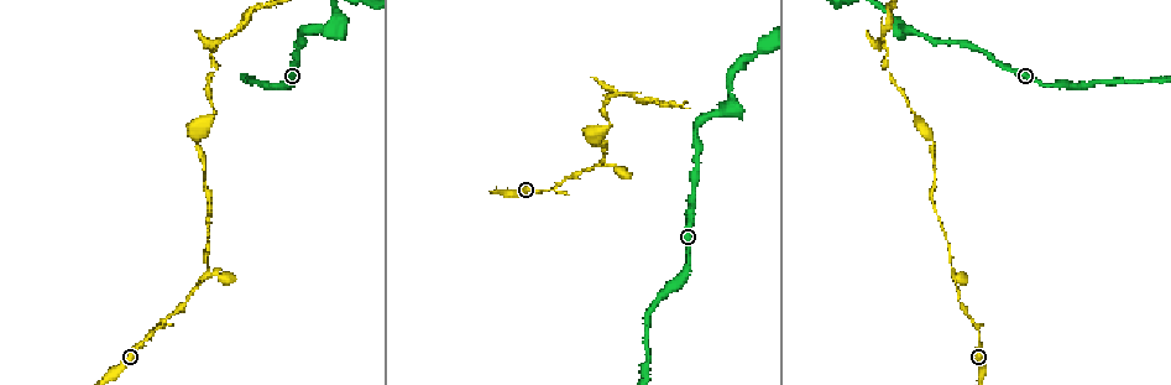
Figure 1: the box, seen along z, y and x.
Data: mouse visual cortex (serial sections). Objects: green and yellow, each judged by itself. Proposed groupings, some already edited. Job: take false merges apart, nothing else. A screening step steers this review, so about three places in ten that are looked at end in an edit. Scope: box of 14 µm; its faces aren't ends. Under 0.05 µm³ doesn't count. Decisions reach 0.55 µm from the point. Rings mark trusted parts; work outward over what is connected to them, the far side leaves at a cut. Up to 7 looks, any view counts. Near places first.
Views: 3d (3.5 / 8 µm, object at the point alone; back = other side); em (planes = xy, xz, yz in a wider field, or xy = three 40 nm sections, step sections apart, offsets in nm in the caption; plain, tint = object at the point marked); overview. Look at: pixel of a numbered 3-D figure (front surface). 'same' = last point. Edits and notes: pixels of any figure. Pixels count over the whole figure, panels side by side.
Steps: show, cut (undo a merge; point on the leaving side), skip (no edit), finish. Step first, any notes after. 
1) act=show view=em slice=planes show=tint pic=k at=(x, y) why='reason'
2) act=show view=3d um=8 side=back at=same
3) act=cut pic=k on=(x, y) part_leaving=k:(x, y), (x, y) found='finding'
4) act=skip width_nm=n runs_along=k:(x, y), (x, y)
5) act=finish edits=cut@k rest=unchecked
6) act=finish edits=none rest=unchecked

act=show view=3d um=3.5 pic=1 at=(726, 112) why='thin neck'

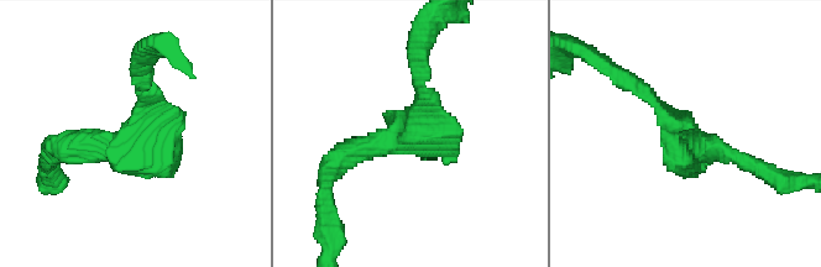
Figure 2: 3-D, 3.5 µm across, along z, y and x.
act=show view=em slice=xy step=3 show=tint pic=2 at=(411, 135) why='need the tissue'

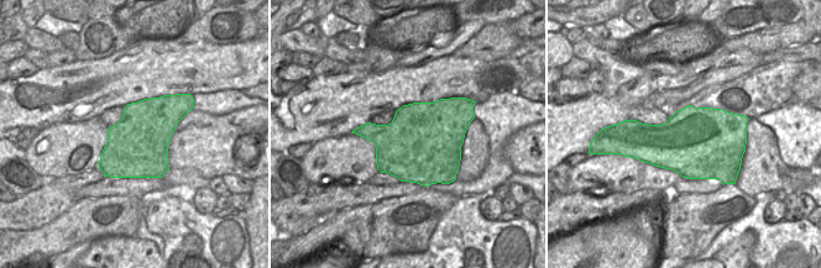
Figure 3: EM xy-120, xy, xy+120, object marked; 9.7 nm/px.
act=skip runs_along=2:(335, 165), (419, 130), (419, 79) found='continuous, no second cell'

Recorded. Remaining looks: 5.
act=show view=em slice=xy step=5 show=tint pic=1 at=(599, 165)

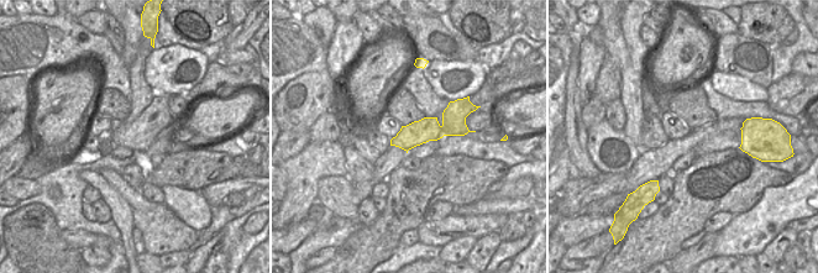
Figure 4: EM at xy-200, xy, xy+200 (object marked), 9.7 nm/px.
act=show view=3d um=3.5 at=same

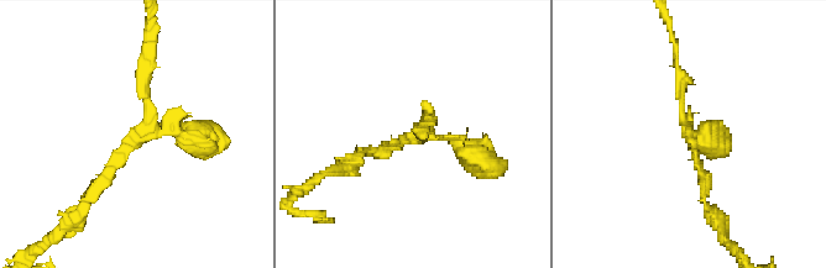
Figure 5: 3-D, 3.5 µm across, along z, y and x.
act=skip arms=3 arm_widths_nm=100,150,350 runs_along=5:(90, 195), (152, 119), (144, 51) found='continuous, no second cell'

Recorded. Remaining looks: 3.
act=show view=3d um=3.5 pic=1 at=(884, 65) why='thin neck'

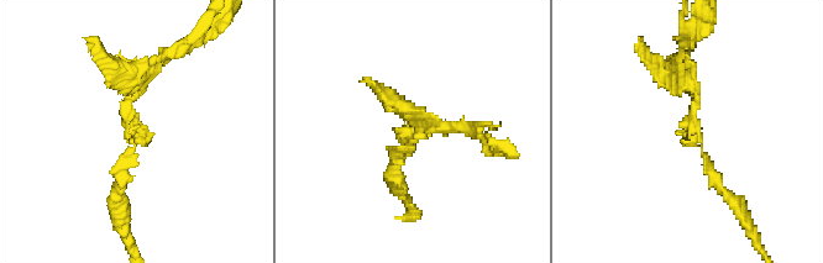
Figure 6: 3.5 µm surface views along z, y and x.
act=show view=em slice=planes show=tint pic=6 at=(408, 145) arm_widths_nm=150,150 why='need the tissue'

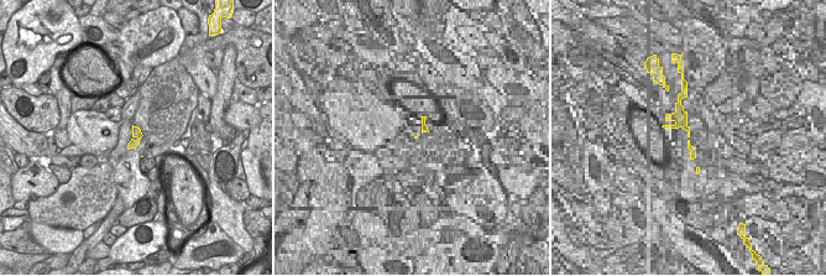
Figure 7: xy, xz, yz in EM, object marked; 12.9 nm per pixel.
act=show view=em slice=xy step=5 show=tint at=same

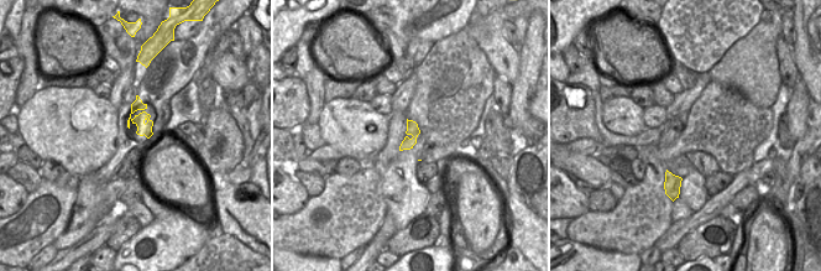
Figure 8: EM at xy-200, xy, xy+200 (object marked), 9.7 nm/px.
act=cut pic=6 on=(164, 57) part_leaving=6:(125, 110), (155, 64), (200, 30) found='two cells meet here'

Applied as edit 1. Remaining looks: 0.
act=finish edits=cut@6 rest=unchecked

